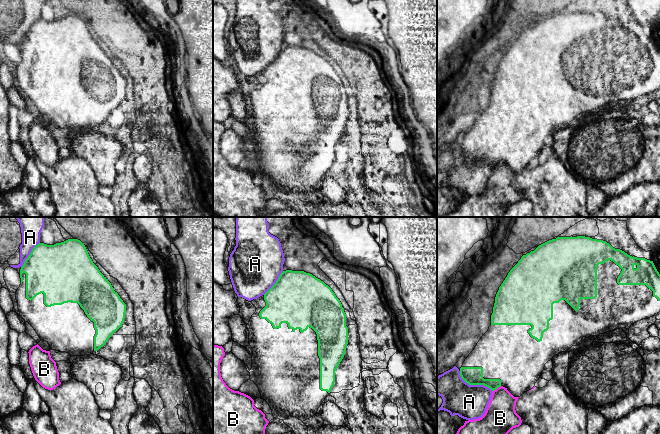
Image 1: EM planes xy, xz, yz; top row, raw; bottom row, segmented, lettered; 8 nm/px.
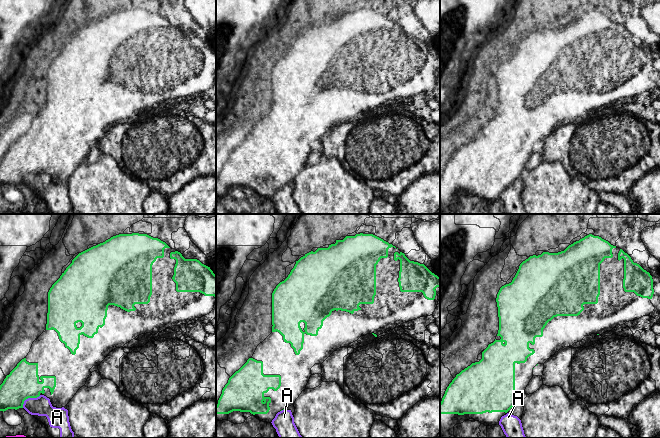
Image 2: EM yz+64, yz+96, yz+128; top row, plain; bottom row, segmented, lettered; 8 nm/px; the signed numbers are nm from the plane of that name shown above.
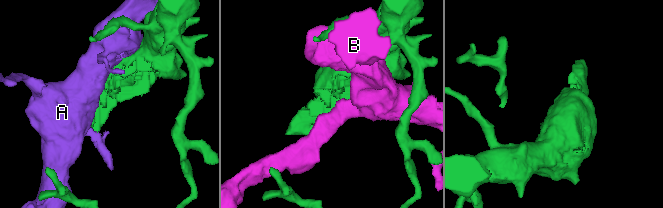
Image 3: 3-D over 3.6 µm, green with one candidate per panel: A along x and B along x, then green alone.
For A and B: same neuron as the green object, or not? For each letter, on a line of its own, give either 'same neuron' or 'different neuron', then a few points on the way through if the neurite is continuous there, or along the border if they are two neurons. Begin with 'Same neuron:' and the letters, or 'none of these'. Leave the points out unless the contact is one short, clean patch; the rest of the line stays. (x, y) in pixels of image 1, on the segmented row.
Same neuron: none of these
A: different neuron
B: different neuron

